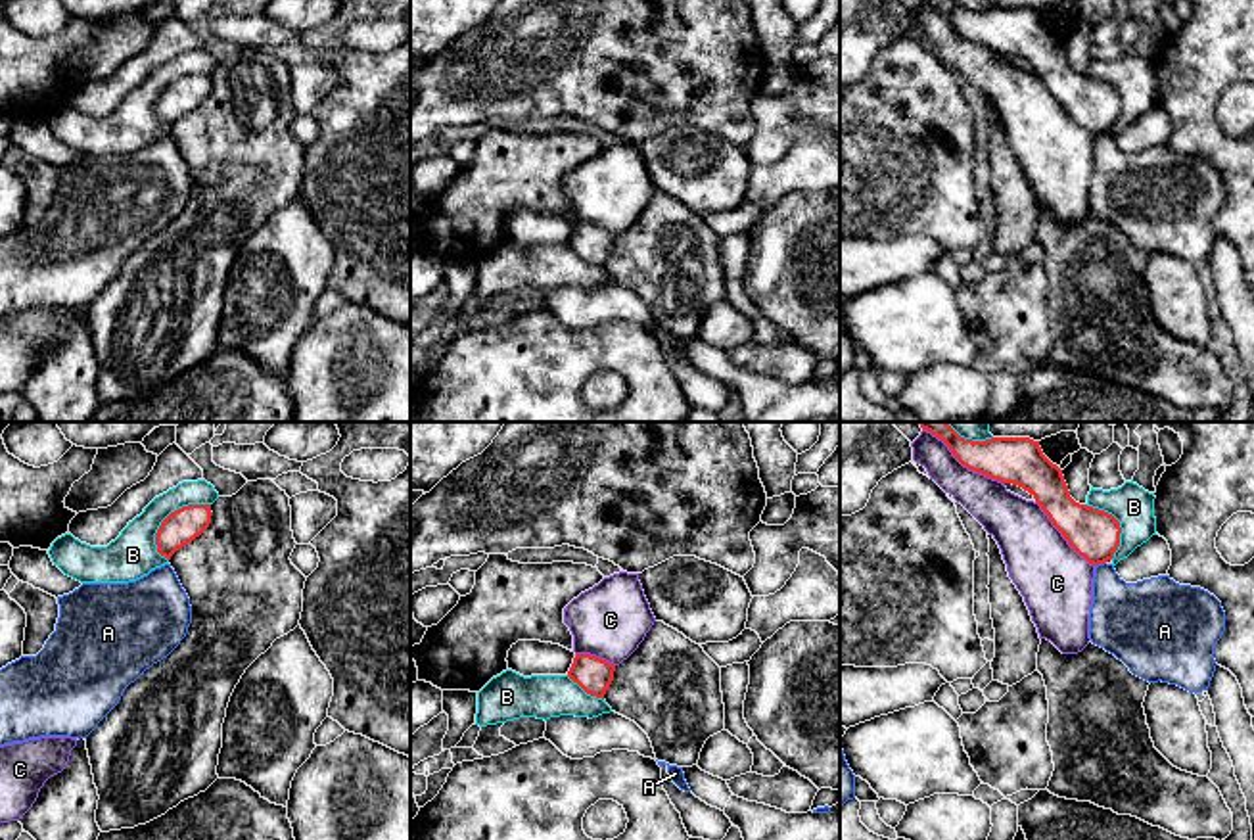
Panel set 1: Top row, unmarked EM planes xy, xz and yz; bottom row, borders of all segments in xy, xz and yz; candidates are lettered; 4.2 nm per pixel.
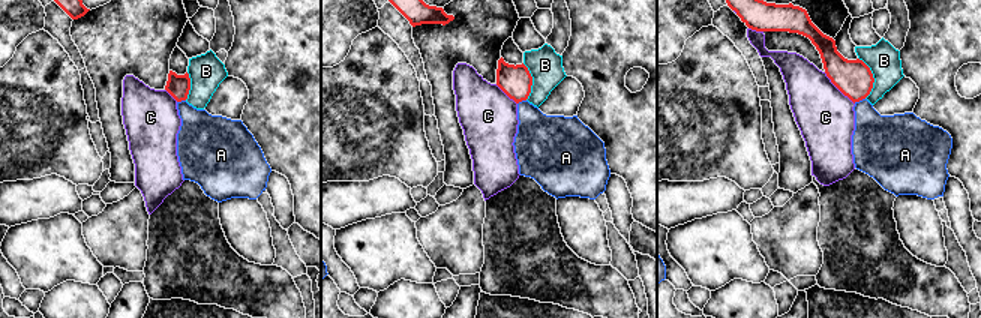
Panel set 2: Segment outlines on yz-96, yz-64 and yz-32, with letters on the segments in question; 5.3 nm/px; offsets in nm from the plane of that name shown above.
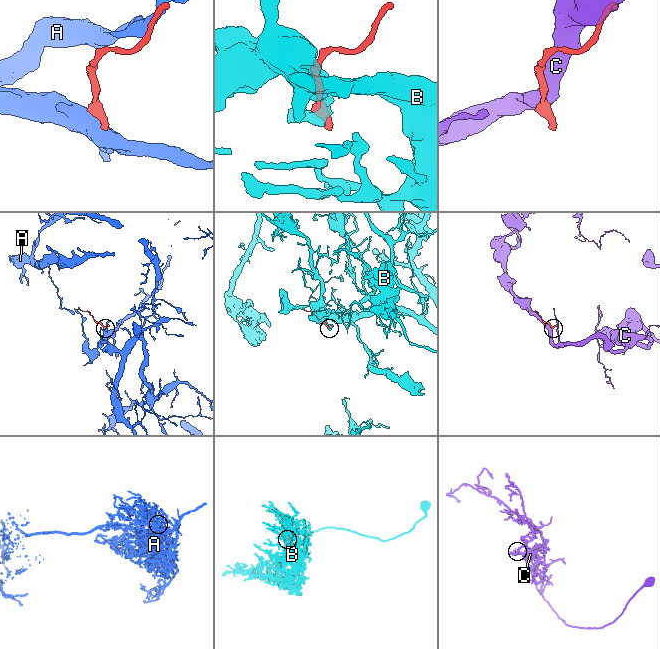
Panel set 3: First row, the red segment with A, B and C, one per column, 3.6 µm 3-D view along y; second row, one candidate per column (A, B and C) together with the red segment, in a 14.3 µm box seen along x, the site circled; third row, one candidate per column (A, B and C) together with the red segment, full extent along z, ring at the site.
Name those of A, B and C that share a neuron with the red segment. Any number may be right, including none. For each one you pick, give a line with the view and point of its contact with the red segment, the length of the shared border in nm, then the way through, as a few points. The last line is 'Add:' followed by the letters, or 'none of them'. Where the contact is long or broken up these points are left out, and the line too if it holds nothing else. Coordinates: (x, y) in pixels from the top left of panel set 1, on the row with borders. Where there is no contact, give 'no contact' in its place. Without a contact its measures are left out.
Add: none of them

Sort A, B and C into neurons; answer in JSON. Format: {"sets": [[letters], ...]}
{"sets": [["A"], ["B"], ["C"]]}

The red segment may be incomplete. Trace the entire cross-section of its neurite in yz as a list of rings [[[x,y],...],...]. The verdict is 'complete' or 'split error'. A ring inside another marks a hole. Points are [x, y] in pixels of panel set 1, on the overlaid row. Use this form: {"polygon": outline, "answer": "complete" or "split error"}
{"polygon": [[[918,422],[941,439],[953,456],[972,472],[1028,491],[1068,545],[1089,564],[1114,558],[1120,547],[1120,522],[1099,508],[1070,497],[1062,470],[1030,437],[991,437],[972,441],[961,437],[947,422]]], "answer": "complete"}

